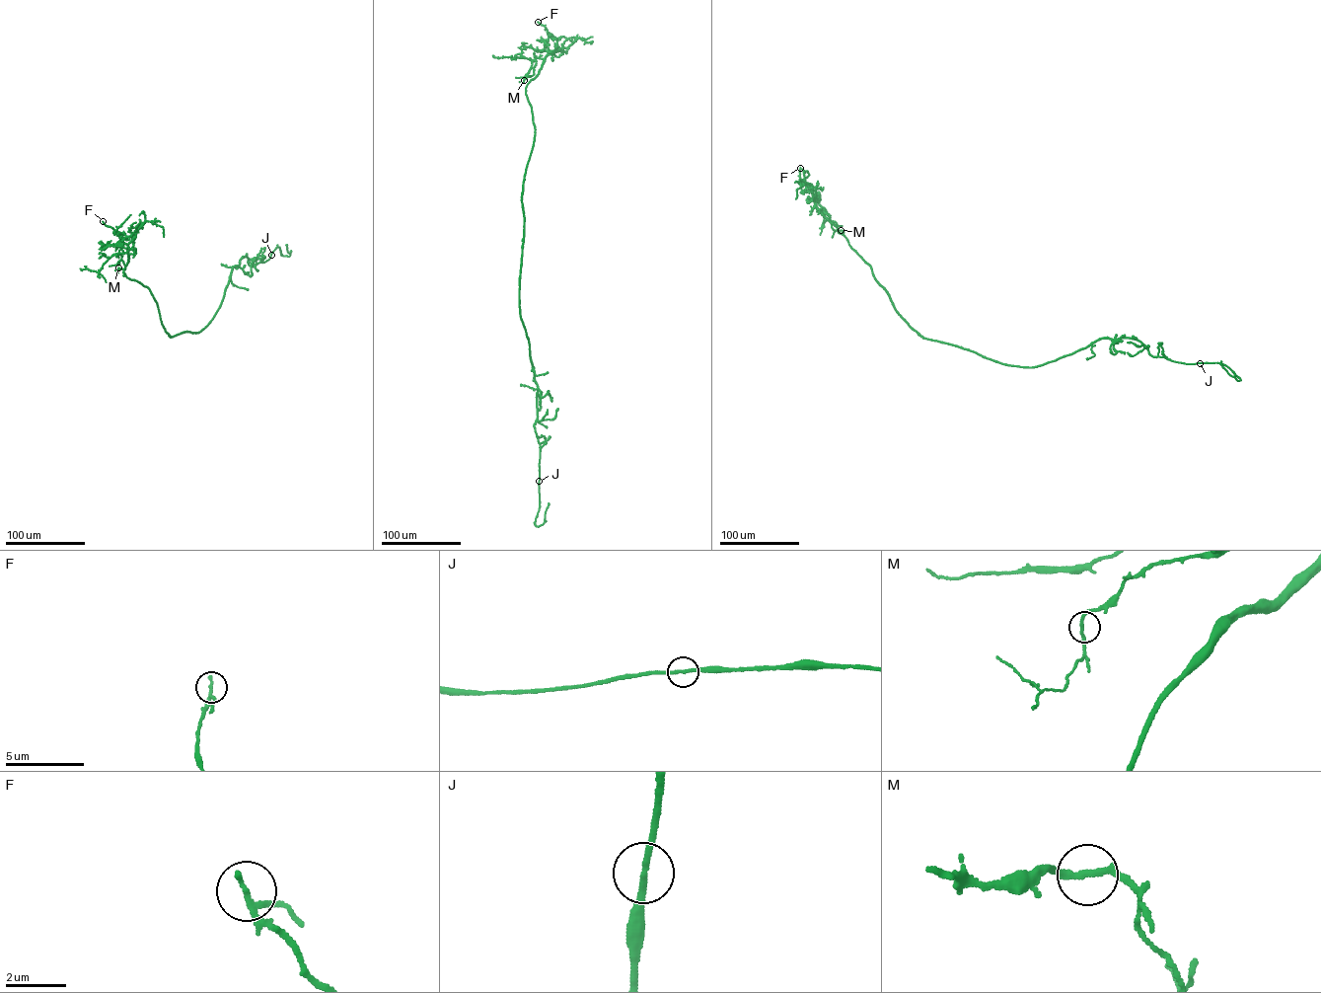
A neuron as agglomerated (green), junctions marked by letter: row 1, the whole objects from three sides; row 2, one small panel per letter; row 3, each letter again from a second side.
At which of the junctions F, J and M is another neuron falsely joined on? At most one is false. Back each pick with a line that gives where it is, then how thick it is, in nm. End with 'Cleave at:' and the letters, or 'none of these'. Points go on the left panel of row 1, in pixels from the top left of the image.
Cleave at: none of these

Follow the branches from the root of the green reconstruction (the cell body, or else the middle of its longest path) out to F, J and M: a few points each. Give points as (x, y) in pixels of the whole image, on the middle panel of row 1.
F: (520, 270), (521, 196), (535, 133), (526, 88), (548, 53), (545, 48), (549, 34), (538, 22)
J: (520, 270), (520, 314), (538, 388), (537, 416), (534, 425), (540, 445), (539, 481)
M: (520, 270), (521, 196), (535, 133), (526, 88), (544, 59), (536, 58), (534, 74), (524, 80)

